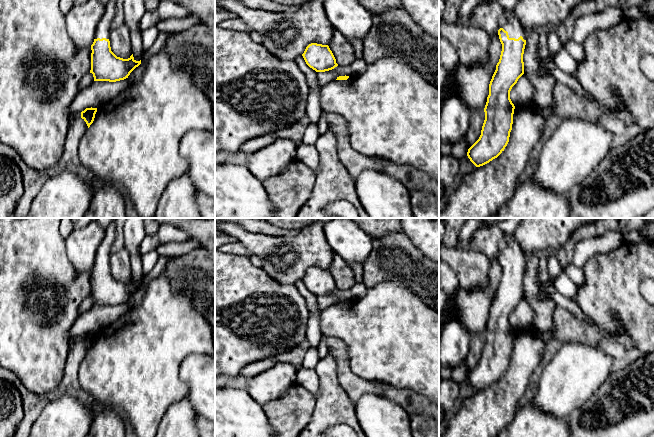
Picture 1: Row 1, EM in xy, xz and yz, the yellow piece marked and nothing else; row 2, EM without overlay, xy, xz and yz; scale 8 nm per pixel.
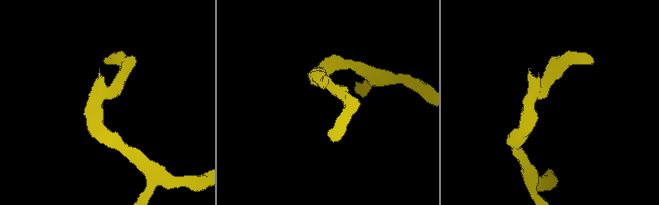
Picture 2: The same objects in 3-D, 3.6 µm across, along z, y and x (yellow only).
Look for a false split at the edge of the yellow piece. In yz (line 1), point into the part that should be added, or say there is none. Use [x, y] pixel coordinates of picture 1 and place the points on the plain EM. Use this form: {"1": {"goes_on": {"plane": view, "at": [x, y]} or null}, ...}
{"1": {"goes_on": {"plane": "yz", "at": [507, 245]}}}

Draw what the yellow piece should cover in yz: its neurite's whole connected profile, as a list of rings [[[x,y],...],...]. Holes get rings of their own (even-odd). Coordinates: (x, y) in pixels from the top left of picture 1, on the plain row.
[[[503,234],[497,255],[502,275],[489,308],[485,344],[479,363],[467,376],[476,391],[497,382],[507,370],[515,333],[510,315],[524,298],[523,278],[527,258],[512,235]]]

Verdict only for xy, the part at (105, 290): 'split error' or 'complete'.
split error

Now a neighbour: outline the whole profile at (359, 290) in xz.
[[[356,283],[356,285],[349,290],[338,289],[329,295],[317,296],[319,312],[321,313],[325,308],[335,305],[339,300],[360,298],[364,296],[366,292],[367,287],[363,283]]]

